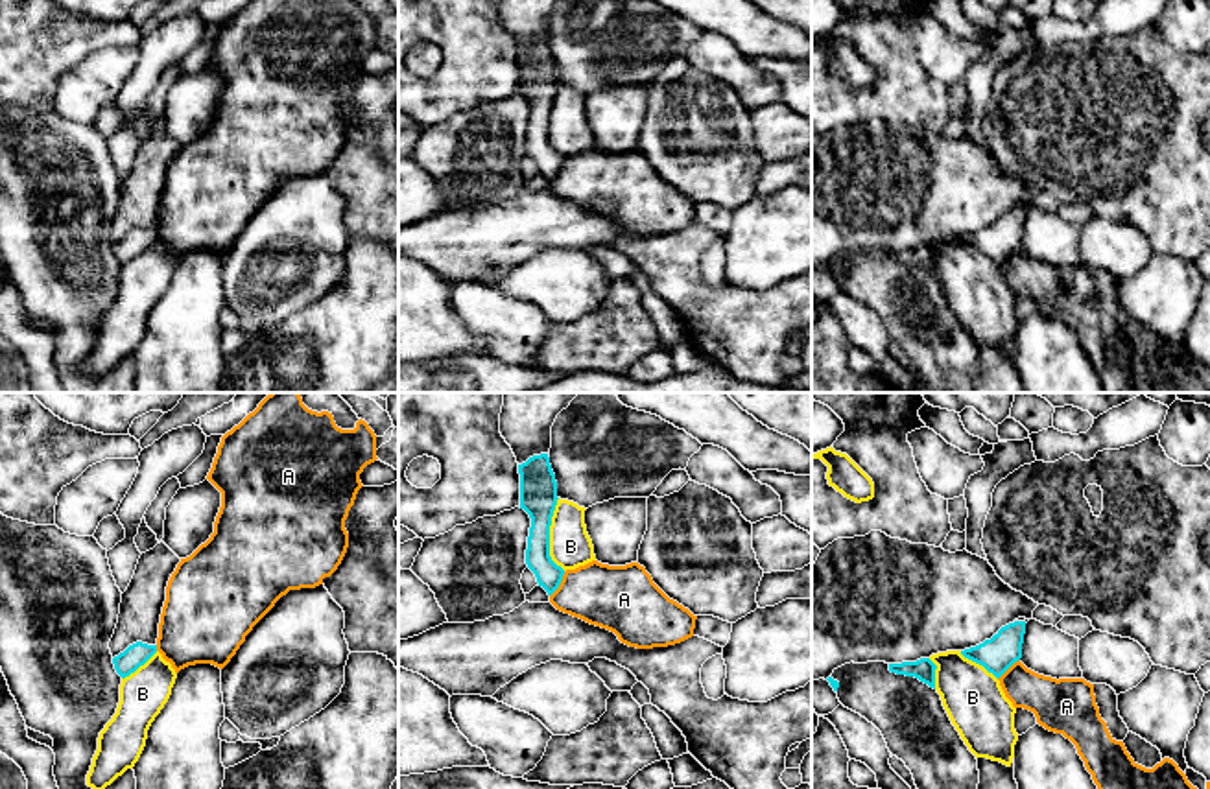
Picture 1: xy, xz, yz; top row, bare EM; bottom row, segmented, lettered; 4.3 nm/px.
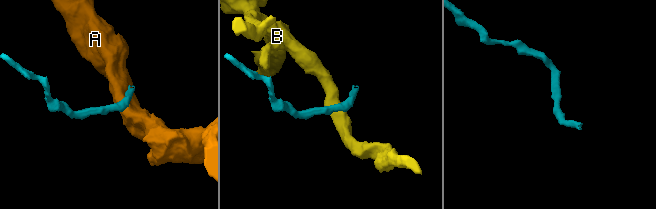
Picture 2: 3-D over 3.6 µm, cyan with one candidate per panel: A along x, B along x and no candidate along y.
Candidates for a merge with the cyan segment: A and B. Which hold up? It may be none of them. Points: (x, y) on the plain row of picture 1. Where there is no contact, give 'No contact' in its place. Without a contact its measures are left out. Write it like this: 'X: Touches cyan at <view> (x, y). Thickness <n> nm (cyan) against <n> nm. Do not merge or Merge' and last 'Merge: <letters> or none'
A: Touches cyan at xz (559, 170). Thickness 110 nm (cyan) against 280 nm. Do not merge
B: Touches cyan at xz (548, 122). Thickness 160 nm (cyan) against 190 nm. Do not merge
Merge: none

